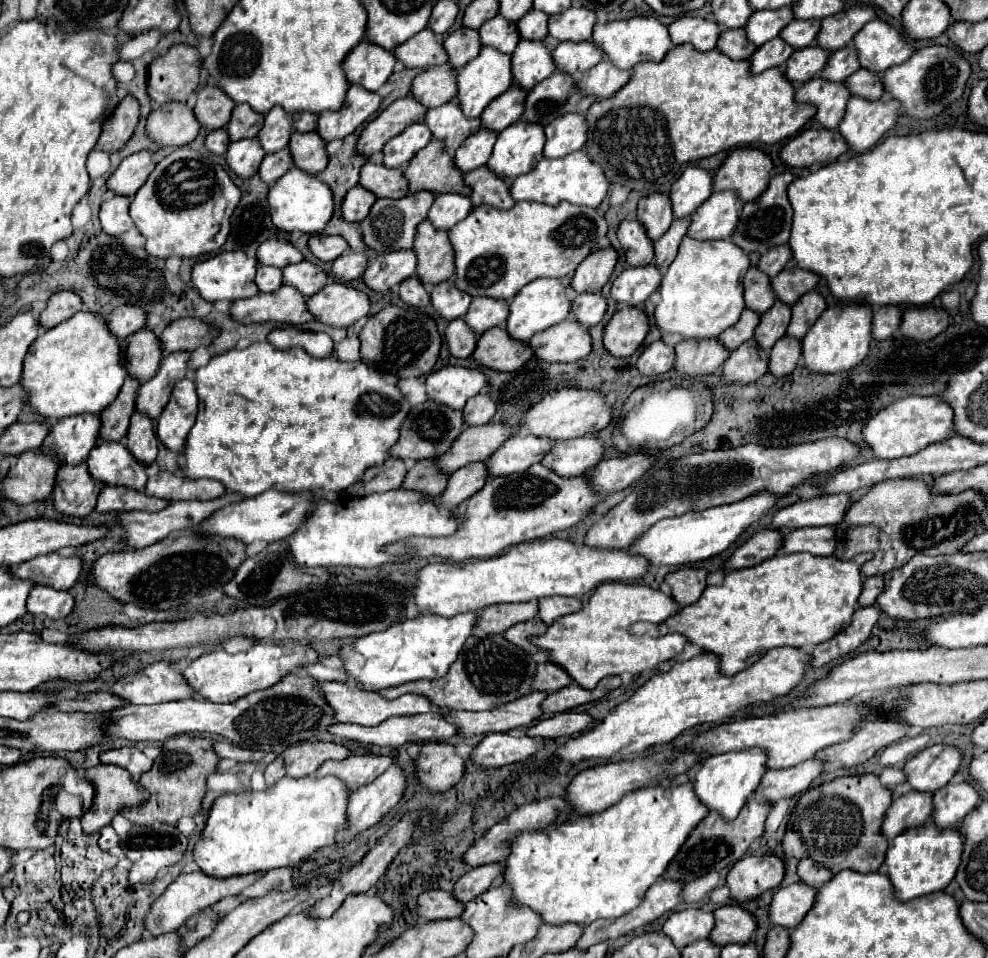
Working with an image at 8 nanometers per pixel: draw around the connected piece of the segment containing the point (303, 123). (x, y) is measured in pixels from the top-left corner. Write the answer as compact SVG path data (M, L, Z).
M300 112L294 116L294 128L298 132L312 132L316 130L316 124L318 124L318 114L314 112Z

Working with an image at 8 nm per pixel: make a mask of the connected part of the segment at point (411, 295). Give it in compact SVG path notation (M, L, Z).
M412 276L410 280L404 280L400 284L400 298L410 304L410 306L416 306L416 308L424 308L430 304L430 294L426 292L424 284L420 282L420 278Z

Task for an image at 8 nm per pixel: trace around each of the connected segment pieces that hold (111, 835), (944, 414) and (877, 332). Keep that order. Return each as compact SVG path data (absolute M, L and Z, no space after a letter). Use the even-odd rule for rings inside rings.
M106 826L106 828L100 830L98 844L100 844L102 850L110 850L112 846L118 846L118 836L116 836L116 832L114 832L112 826Z
M910 396L882 408L876 416L872 416L872 420L868 420L868 424L864 426L860 442L872 450L874 458L894 460L902 456L912 456L922 448L926 448L928 444L942 440L942 436L950 434L952 434L952 408L948 408L948 404L944 404L936 396L932 398Z
M884 306L874 312L874 326L872 326L872 336L876 340L886 340L890 338L902 322L902 310L900 306Z

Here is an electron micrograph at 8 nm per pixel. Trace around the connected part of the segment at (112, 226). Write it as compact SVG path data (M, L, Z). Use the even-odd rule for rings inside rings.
M112 196L112 198L106 198L102 202L102 208L100 208L100 224L102 224L102 230L110 236L120 236L124 234L126 230L130 230L134 226L132 218L128 216L128 204L130 204L130 198L128 196Z

